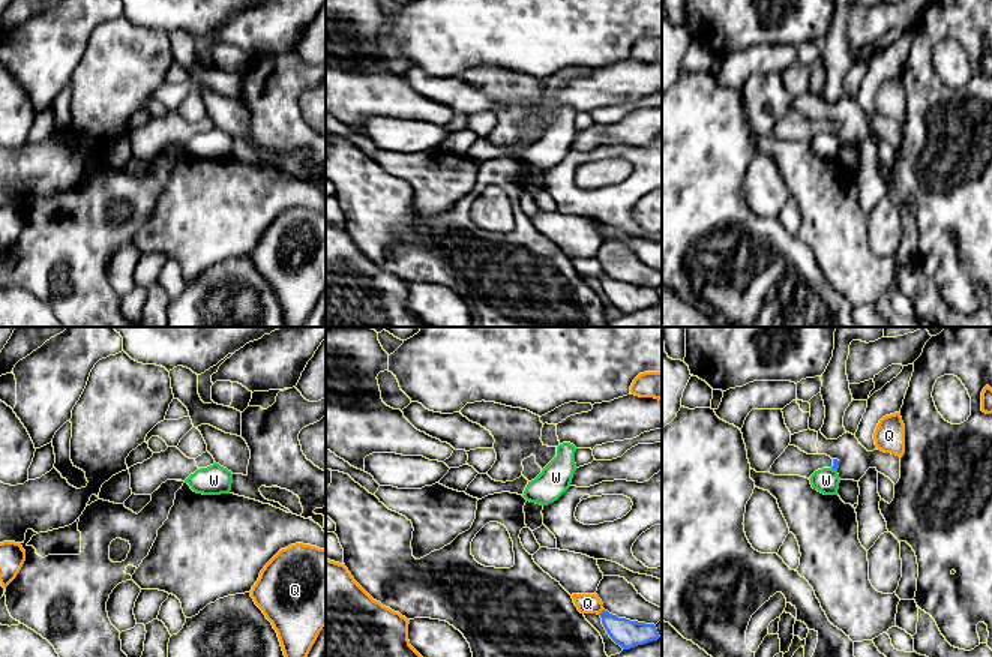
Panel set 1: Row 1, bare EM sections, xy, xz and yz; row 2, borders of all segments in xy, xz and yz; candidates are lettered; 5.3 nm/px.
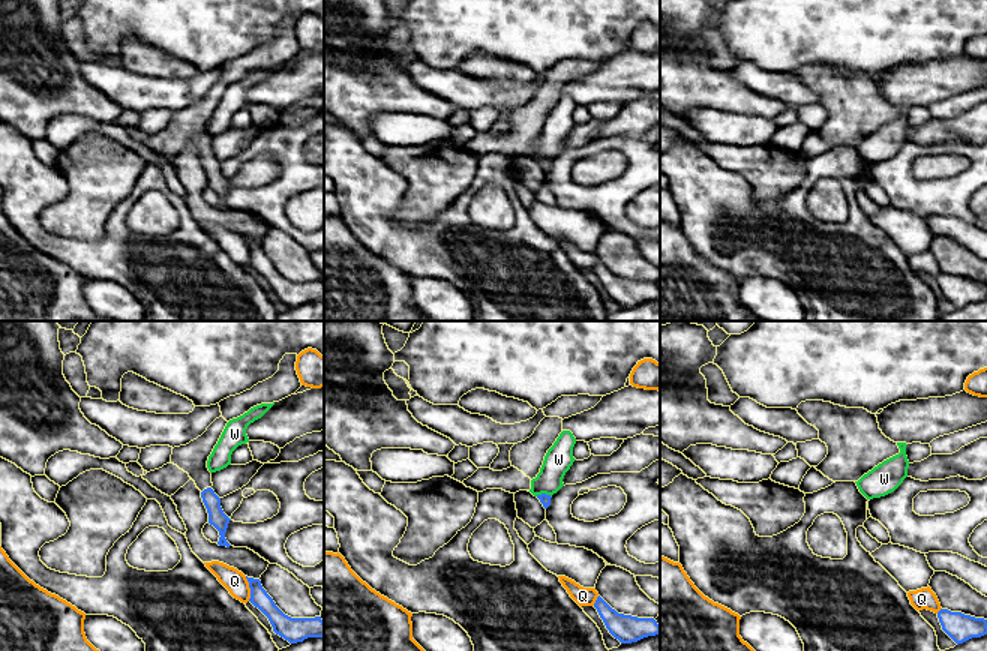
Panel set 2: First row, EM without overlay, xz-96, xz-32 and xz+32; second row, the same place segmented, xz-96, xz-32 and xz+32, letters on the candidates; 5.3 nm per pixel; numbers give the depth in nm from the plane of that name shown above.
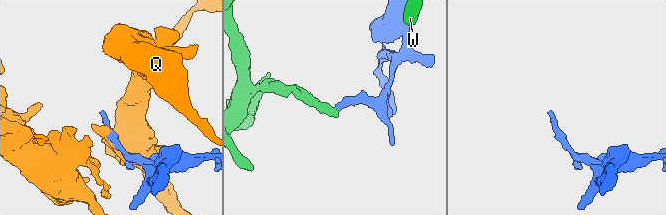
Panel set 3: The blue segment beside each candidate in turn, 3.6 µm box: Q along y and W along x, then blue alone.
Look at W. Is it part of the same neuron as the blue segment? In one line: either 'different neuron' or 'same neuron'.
different neuron

